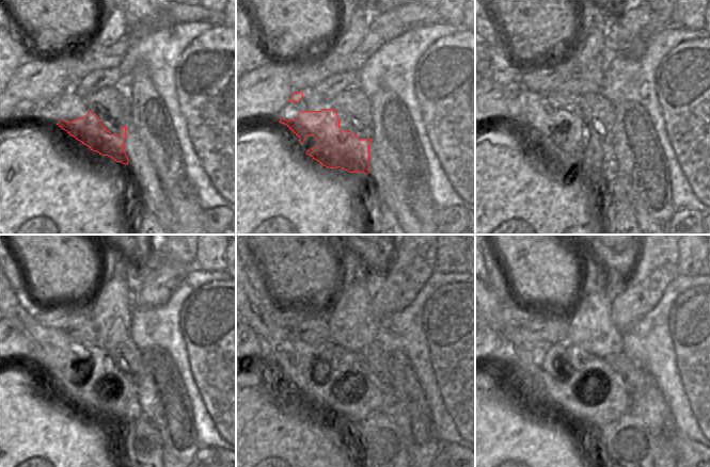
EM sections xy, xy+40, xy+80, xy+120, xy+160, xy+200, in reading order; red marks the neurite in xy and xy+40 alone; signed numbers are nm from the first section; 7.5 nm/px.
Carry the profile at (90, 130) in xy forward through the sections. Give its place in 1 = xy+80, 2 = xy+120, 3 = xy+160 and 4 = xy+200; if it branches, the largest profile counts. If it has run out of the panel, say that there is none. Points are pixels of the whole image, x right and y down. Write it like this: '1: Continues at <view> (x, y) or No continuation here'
1: Continues at xy+80 (579, 149)
2: Continues at xy+120 (109, 391)
3: Continues at xy+160 (329, 375)
4: Continues at xy+200 (593, 393)

